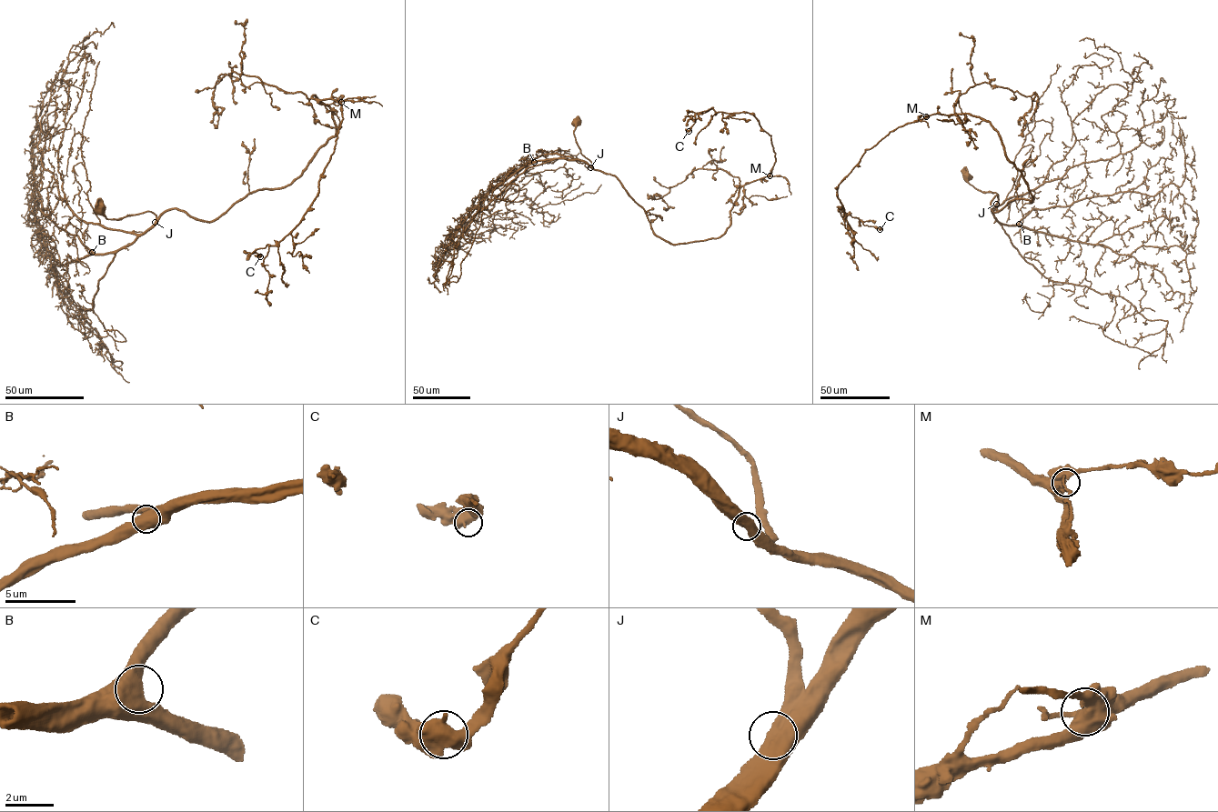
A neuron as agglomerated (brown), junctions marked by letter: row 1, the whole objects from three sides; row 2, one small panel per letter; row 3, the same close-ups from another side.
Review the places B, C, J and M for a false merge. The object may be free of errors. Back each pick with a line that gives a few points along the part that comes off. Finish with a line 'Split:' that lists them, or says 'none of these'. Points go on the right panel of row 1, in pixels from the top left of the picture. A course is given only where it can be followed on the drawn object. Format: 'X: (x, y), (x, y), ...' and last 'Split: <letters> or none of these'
Split: none of these

